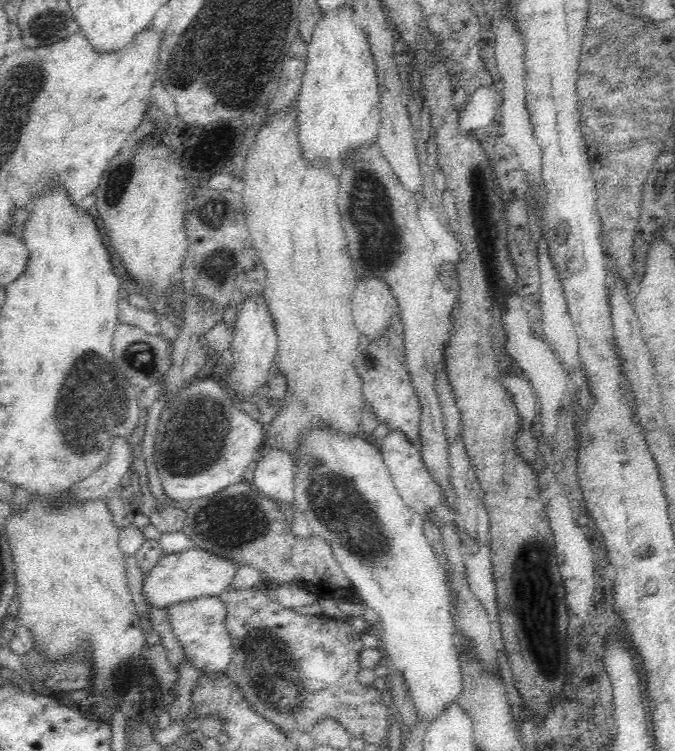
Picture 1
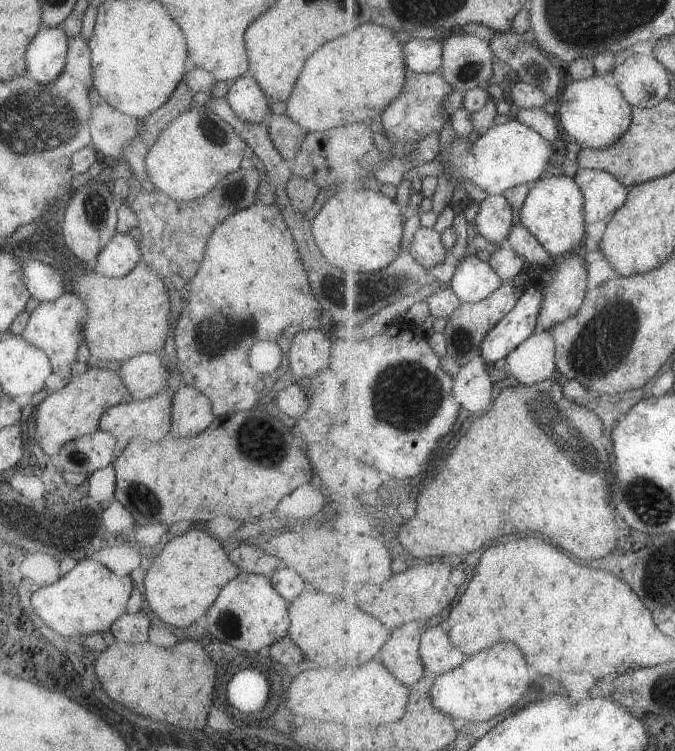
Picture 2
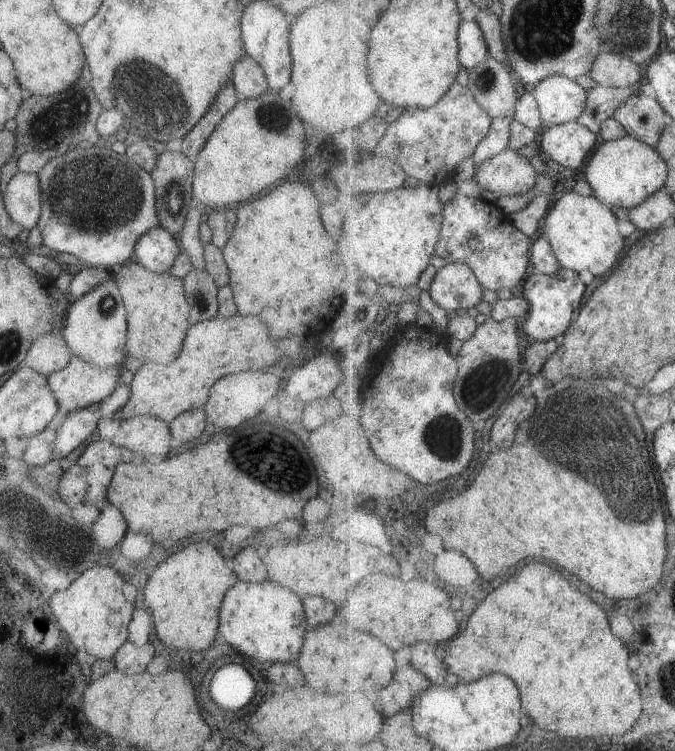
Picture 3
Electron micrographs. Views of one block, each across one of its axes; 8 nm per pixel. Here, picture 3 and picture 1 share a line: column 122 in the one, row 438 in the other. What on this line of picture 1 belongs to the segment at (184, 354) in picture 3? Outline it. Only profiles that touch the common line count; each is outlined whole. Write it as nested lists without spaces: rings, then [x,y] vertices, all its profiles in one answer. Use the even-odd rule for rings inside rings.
[[[396,314],[389,322],[389,328],[385,330],[385,333],[358,353],[353,363],[356,373],[363,382],[365,408],[370,410],[379,421],[379,425],[386,426],[388,432],[404,433],[406,440],[419,445],[420,403],[414,392],[406,364],[405,332],[400,318],[401,316]]]

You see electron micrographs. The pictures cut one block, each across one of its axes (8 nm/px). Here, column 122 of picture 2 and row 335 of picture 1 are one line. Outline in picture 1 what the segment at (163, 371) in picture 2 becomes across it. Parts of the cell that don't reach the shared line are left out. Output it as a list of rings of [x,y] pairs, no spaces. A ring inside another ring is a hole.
[[[372,275],[357,280],[352,307],[356,329],[370,343],[385,333],[389,322],[399,312],[392,290],[386,282]]]

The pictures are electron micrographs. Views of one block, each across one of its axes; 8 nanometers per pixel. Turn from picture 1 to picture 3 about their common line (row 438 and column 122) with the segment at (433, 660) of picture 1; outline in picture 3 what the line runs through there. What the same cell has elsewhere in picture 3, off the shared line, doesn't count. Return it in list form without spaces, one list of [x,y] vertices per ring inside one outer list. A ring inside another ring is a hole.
[[[114,280],[86,292],[78,299],[70,301],[66,308],[65,327],[61,337],[71,355],[99,369],[118,368],[122,370],[126,352],[126,310]]]

